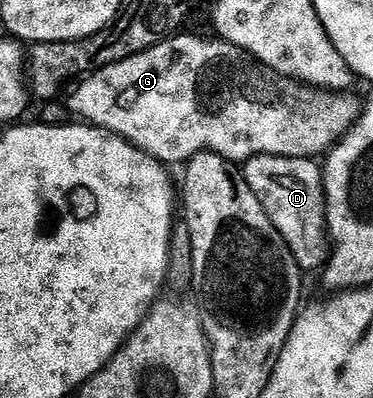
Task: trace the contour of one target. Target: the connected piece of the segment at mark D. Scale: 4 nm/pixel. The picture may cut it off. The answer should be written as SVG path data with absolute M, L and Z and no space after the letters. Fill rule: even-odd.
M259 154L246 161L243 168L246 184L261 202L267 218L279 232L302 273L320 271L328 263L329 255L322 167L312 159ZM295 227L300 232L295 232Z

